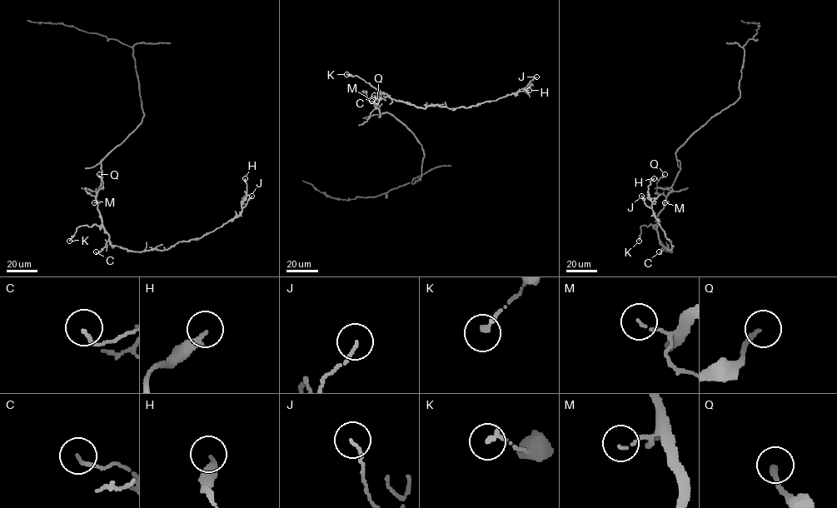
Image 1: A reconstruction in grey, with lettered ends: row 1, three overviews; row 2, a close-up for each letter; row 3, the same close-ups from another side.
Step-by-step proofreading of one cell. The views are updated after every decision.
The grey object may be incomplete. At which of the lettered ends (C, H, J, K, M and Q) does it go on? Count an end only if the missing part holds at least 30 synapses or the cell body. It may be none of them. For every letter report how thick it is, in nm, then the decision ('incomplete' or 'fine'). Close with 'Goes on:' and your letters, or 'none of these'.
C: 110 nm | fine
H: 280 nm | fine
J: 100 nm | fine
K: 190 nm | fine
M: 70 nm | fine
Q: 180 nm | fine
Goes on: none of these

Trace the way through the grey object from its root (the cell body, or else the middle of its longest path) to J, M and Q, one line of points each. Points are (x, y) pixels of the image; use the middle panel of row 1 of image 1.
J: (379, 117), (380, 110), (374, 102), (380, 92), (424, 108), (436, 105), (469, 107), (522, 92), (536, 77)
M: (379, 117), (380, 110), (371, 101)
Q: (379, 117), (380, 110), (376, 107), (381, 92), (376, 101)

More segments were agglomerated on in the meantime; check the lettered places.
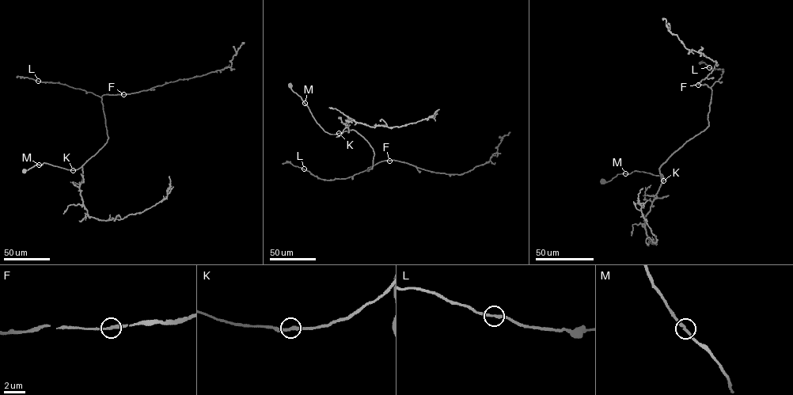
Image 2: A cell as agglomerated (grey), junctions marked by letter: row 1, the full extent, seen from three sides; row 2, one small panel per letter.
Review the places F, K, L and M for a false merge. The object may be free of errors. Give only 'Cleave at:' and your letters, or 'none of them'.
Cleave at: none of them

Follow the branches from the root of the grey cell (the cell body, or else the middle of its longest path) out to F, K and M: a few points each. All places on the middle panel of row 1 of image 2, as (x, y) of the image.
F: (373, 161), (372, 168), (367, 171), (368, 168), (380, 161), (389, 161)
K: (373, 161), (373, 149), (360, 134), (353, 130), (339, 133)
M: (373, 161), (373, 149), (360, 134), (353, 130), (335, 134), (325, 131), (305, 103)

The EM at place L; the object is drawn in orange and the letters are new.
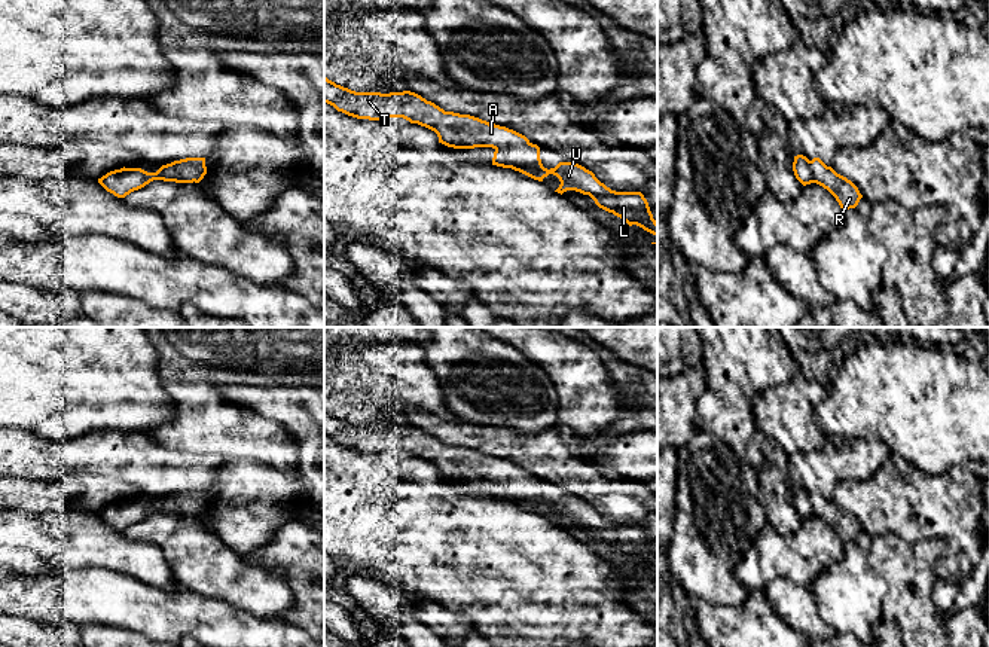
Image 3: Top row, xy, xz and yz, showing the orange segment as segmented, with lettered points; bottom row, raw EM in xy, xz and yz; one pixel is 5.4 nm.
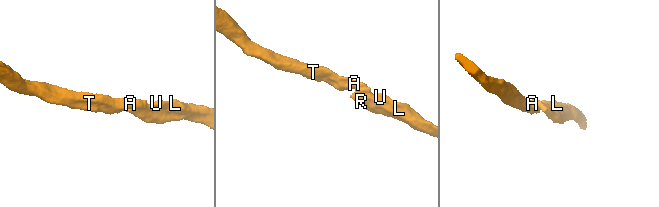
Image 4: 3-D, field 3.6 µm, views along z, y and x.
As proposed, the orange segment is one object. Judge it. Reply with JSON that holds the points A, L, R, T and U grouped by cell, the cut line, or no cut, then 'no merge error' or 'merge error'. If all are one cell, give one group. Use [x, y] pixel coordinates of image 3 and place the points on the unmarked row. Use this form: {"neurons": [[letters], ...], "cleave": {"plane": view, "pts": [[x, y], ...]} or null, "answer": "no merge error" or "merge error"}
{"neurons": [["A", "L", "R", "T", "U"]], "cleave": null, "answer": "no merge error"}

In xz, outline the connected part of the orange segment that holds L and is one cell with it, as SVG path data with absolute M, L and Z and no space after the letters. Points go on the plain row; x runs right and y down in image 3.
M324 411L324 436L357 452L381 455L403 451L434 464L439 476L448 480L492 480L495 483L492 498L512 501L538 515L553 507L561 515L555 525L562 528L567 524L576 524L589 528L599 541L613 546L629 559L637 558L657 570L657 555L641 525L611 524L592 504L576 495L559 495L547 503L541 497L540 480L513 463L470 448L445 445L410 424L355 425L327 411Z

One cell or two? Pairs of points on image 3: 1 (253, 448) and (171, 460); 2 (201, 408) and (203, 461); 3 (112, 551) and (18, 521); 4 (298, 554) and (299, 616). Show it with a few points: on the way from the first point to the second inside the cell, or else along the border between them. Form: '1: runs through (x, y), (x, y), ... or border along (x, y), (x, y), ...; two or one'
1: border along (183, 452), (217, 452), (226, 460); two
2: border along (177, 449), (183, 452), (220, 454), (226, 460); two
3: runs through (88, 543), (42, 542); one
4: runs through (304, 568), (304, 601); one

